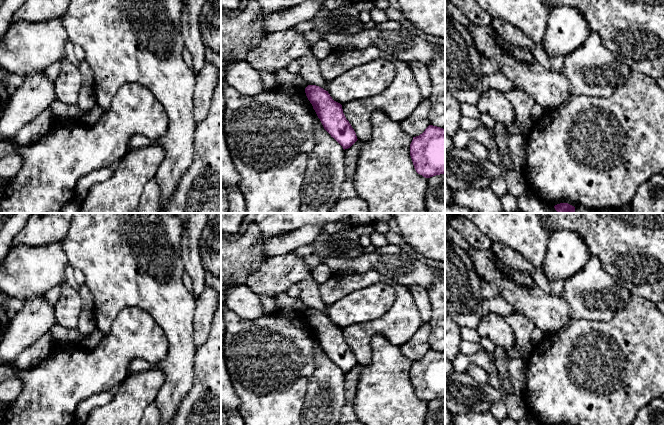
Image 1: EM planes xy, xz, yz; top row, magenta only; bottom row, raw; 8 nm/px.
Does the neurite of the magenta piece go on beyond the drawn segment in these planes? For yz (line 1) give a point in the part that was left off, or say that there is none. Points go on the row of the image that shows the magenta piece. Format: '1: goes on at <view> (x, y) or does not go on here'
1: does not go on here

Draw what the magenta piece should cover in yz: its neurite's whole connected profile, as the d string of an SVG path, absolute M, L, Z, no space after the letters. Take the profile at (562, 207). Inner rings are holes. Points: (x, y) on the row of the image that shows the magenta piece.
M560 203L554 206L557 213L574 213L575 207L568 203Z

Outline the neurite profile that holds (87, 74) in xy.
M83 60L79 63L78 69L82 77L82 86L93 87L94 86L94 73L89 64Z

